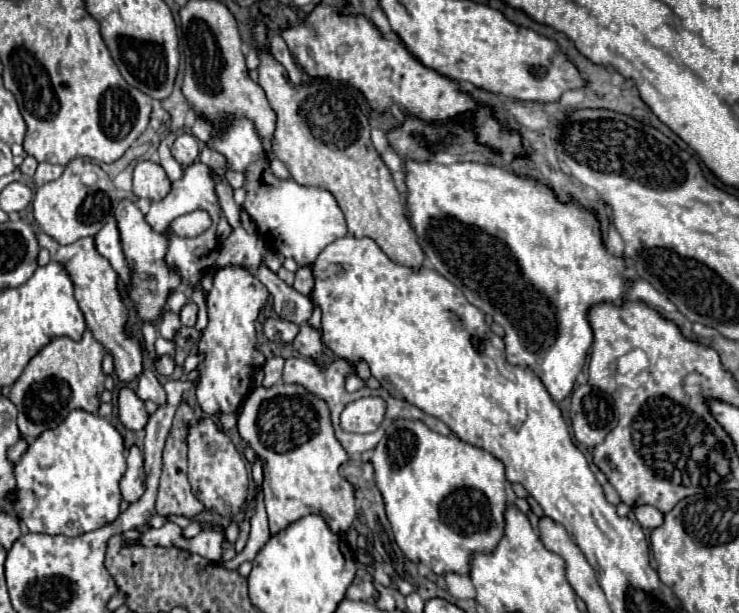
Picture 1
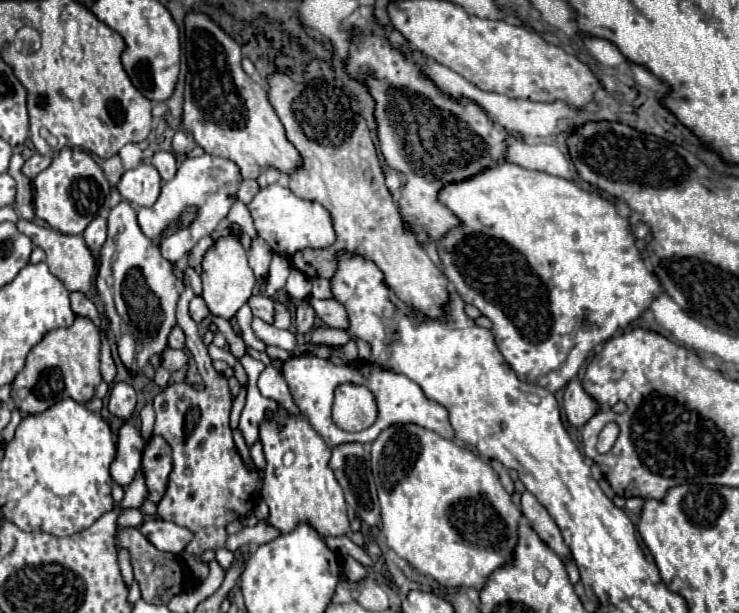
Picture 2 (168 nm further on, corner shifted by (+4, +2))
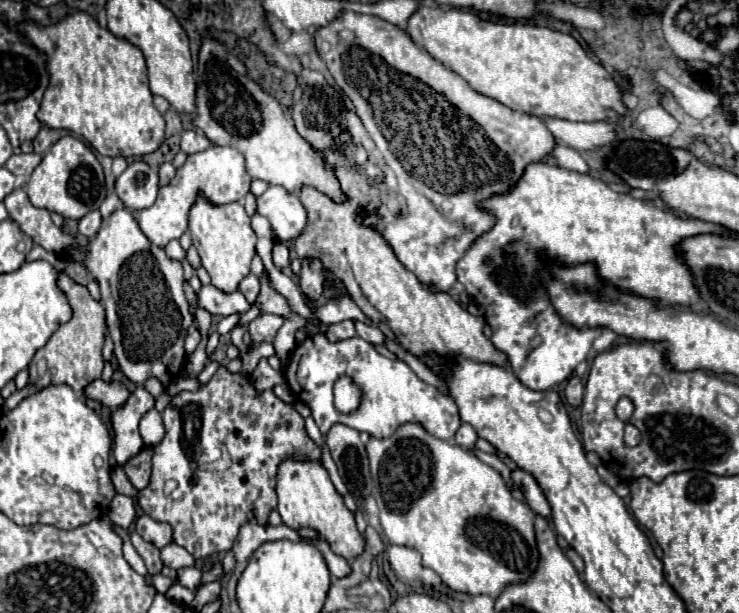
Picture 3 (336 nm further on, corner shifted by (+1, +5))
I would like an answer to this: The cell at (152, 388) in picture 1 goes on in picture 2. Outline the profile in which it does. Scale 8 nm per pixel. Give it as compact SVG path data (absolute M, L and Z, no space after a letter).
M185 287L177 305L177 323L187 337L187 349L193 353L199 373L203 373L205 387L185 397L185 413L173 413L173 393L165 393L163 389L153 403L157 415L153 435L161 435L173 449L173 469L169 473L167 491L157 503L157 515L165 521L187 527L193 533L193 539L185 551L199 557L207 549L223 549L227 541L227 523L243 519L253 511L253 497L257 483L263 479L263 471L247 469L233 443L229 427L233 395L225 375L213 369L207 347L197 333L197 323L189 315L189 301L193 297L193 289Z

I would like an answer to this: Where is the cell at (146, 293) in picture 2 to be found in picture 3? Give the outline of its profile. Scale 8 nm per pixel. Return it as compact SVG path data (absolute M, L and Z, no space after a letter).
M120 208L102 220L98 236L90 240L86 268L100 286L102 304L106 308L108 332L114 340L114 356L126 378L140 386L150 376L156 376L162 384L174 382L186 362L184 336L188 334L188 328L192 324L192 314L188 312L188 302L182 290L182 264L178 260L170 260L162 248L156 248L140 230L134 214L128 208Z

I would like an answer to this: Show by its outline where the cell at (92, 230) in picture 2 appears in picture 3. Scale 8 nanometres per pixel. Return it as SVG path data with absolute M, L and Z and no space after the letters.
M94 210L94 212L90 212L88 216L84 216L78 222L78 232L88 236L88 238L94 238L98 234L98 230L100 230L100 224L102 224L102 216L100 216L98 210Z

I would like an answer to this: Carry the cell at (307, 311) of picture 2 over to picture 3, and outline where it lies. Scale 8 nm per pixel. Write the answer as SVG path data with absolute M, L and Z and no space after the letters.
M304 260L302 262L302 272L300 272L300 290L302 294L314 302L322 296L324 292L324 268L320 260Z

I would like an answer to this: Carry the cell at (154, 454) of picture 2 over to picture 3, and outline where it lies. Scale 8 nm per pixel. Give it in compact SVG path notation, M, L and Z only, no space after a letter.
M144 446L140 450L140 454L134 456L124 466L124 472L126 472L128 480L132 482L132 486L136 490L144 490L150 484L150 476L152 476L152 454L154 454L154 450L150 446Z

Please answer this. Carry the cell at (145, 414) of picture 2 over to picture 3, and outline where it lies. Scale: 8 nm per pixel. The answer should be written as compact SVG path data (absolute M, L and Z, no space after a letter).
M156 408L148 410L142 420L140 420L140 436L144 440L146 446L156 446L162 436L164 436L164 424L162 424L162 416Z

